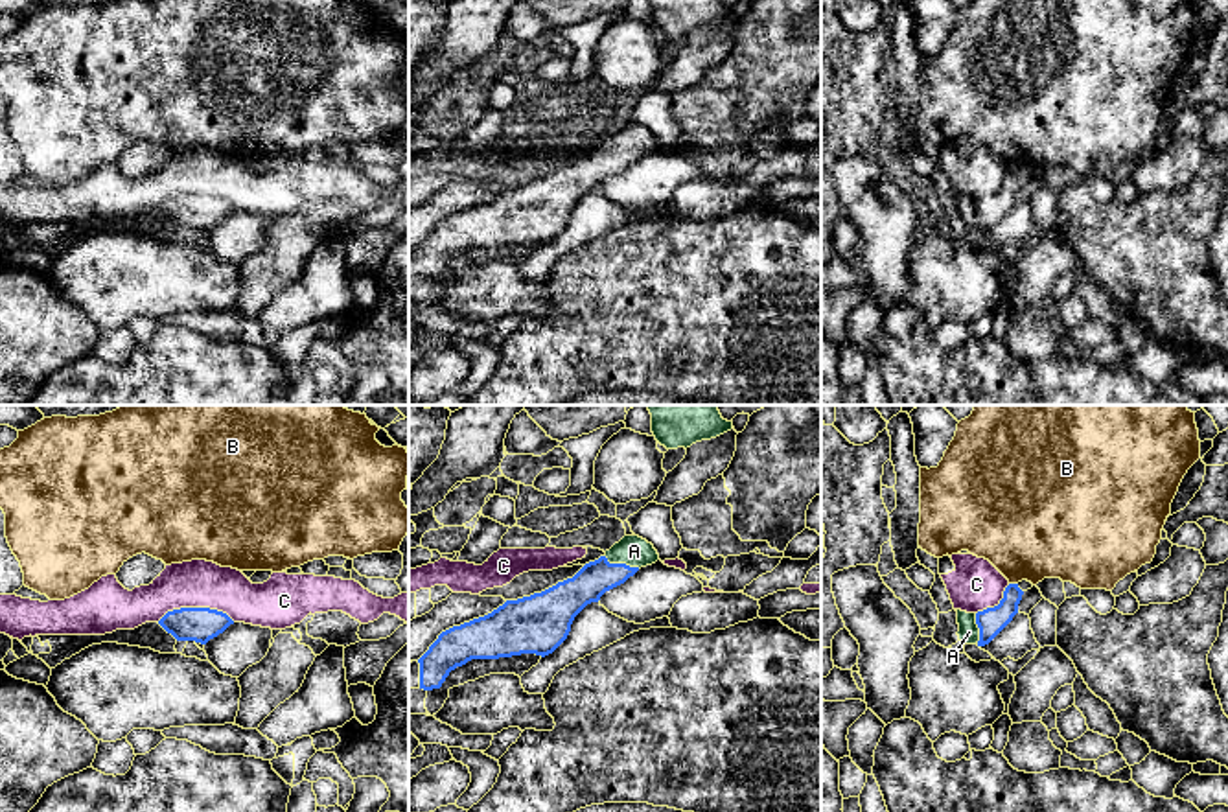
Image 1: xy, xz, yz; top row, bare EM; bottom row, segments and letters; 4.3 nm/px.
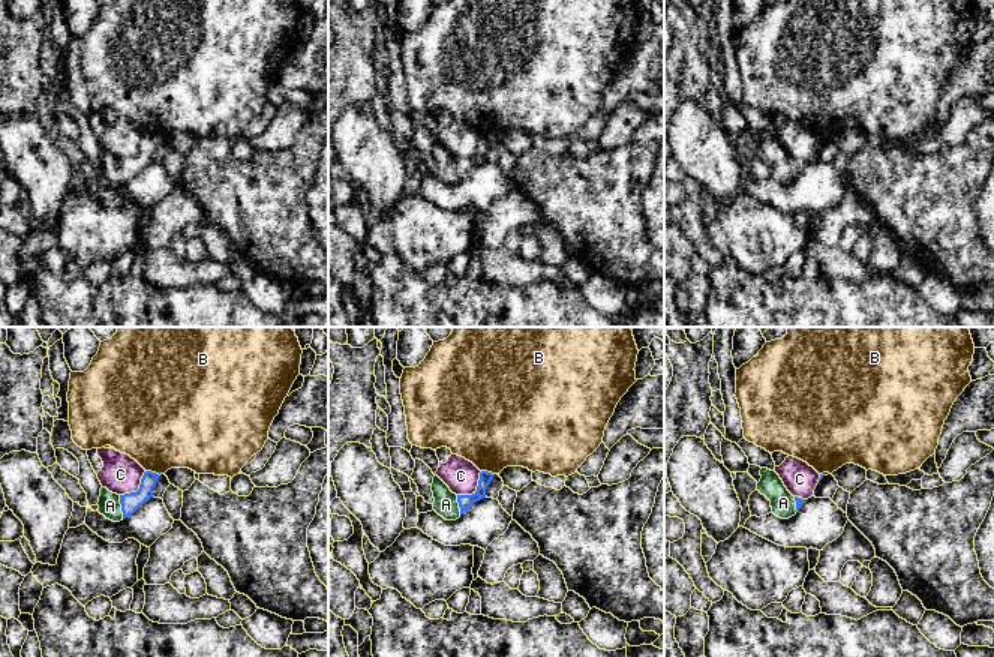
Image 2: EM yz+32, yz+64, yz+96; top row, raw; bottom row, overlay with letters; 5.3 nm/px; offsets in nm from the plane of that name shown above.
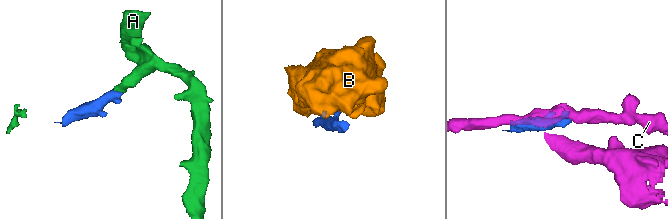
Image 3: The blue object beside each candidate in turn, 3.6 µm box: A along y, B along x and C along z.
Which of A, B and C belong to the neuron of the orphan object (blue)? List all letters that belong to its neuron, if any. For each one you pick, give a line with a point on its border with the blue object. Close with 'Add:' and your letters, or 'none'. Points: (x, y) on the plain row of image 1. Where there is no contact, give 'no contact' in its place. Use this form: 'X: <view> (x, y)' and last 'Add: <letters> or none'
A: xz (621, 151)
Add: A

